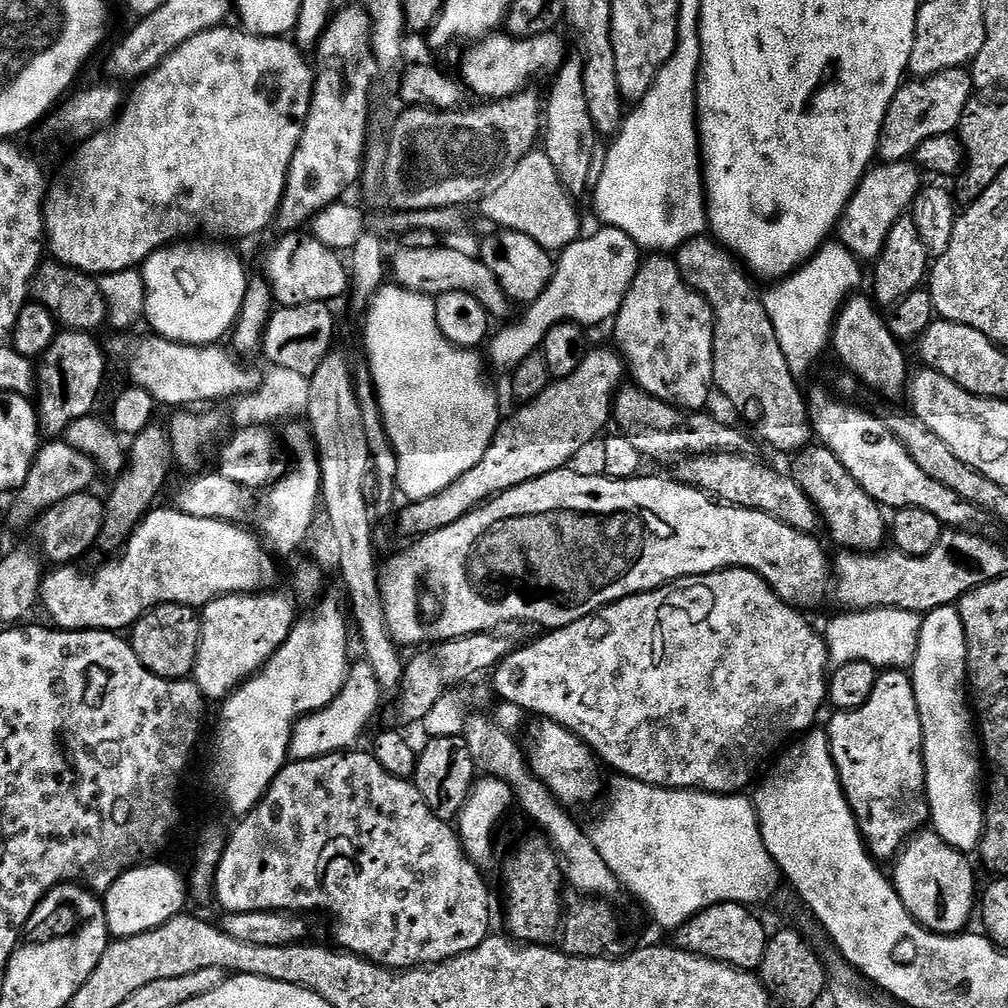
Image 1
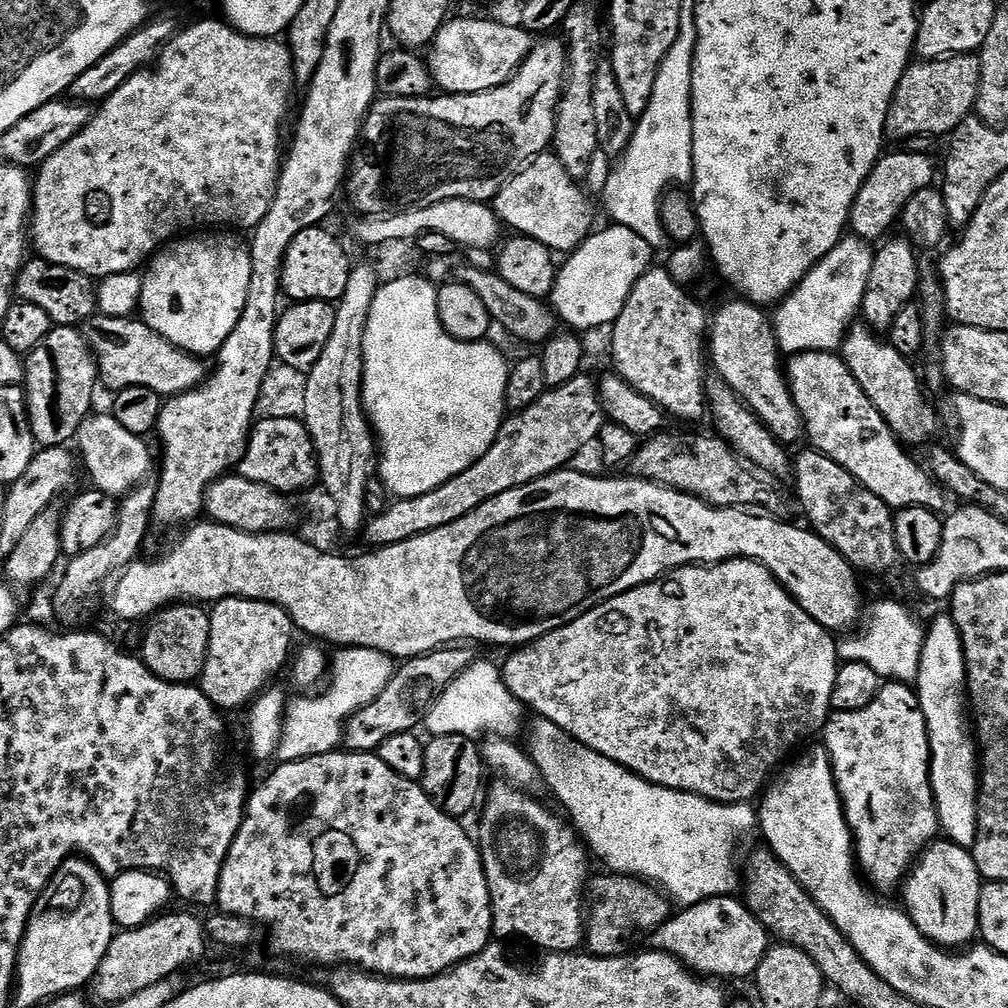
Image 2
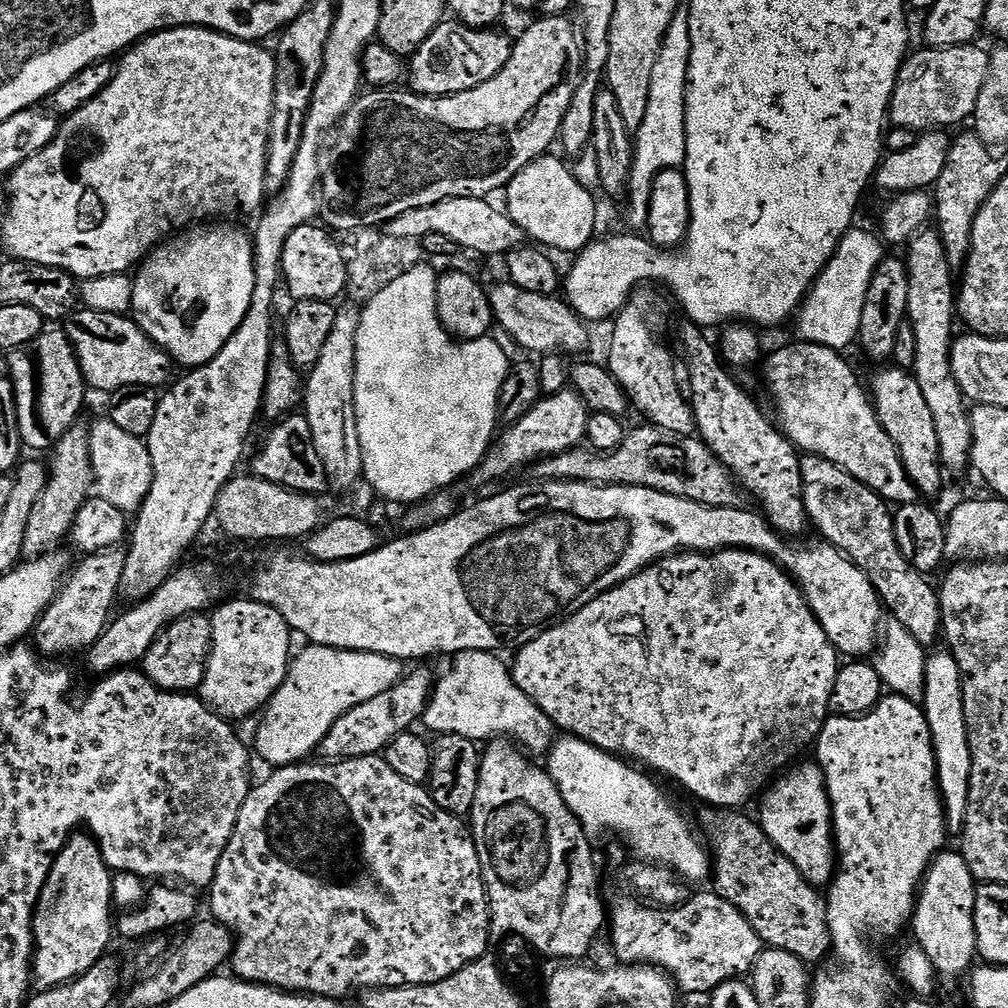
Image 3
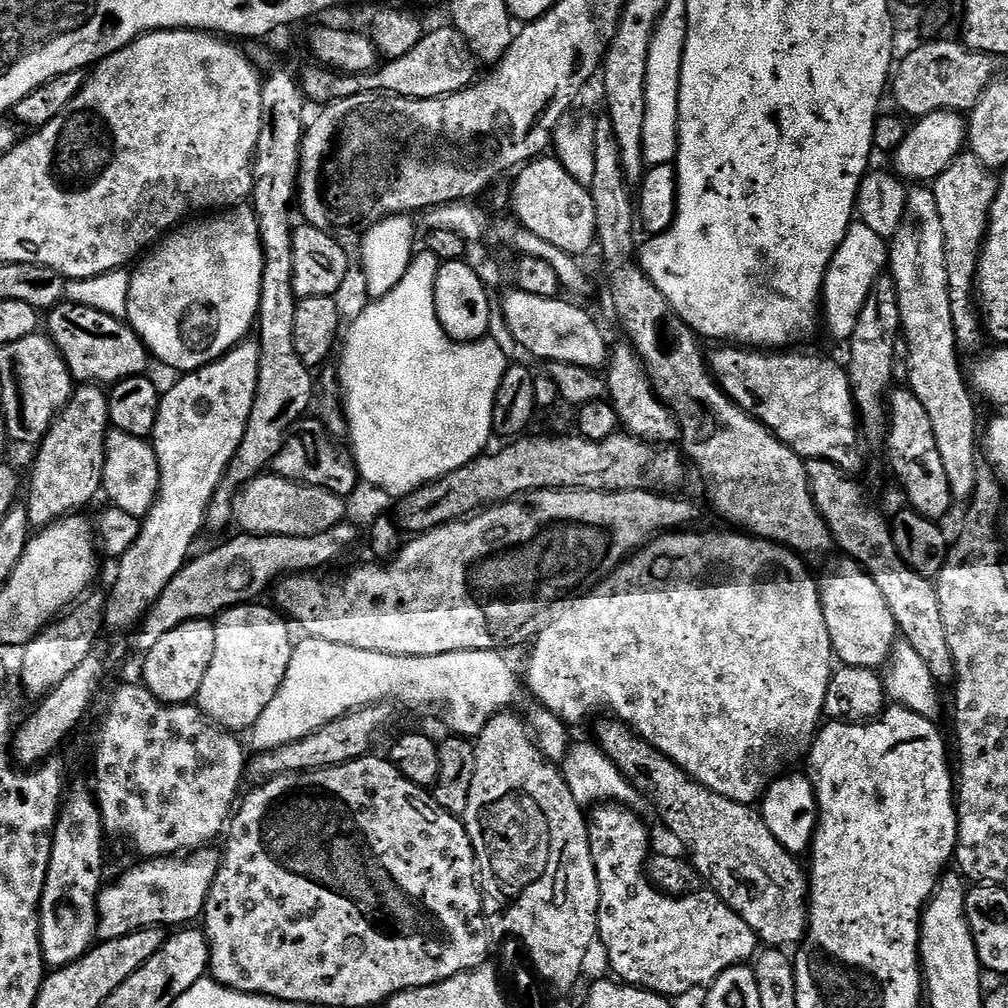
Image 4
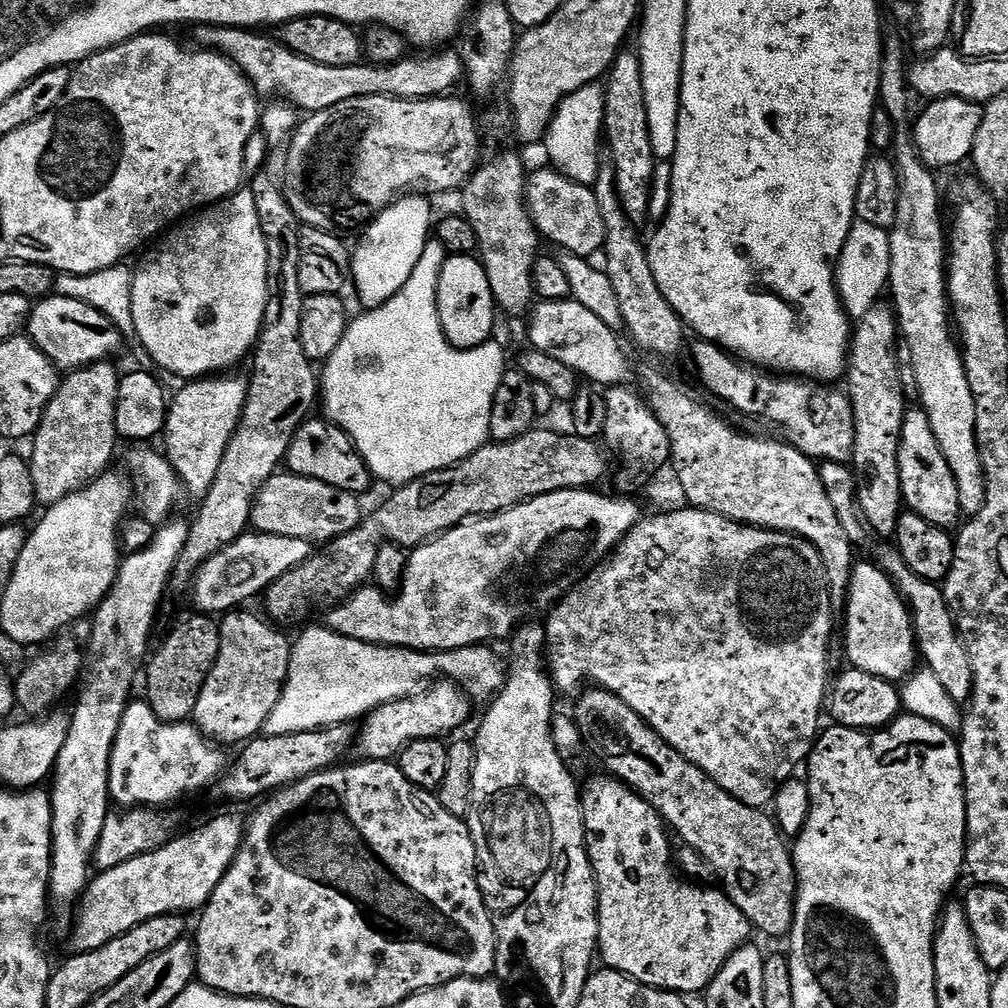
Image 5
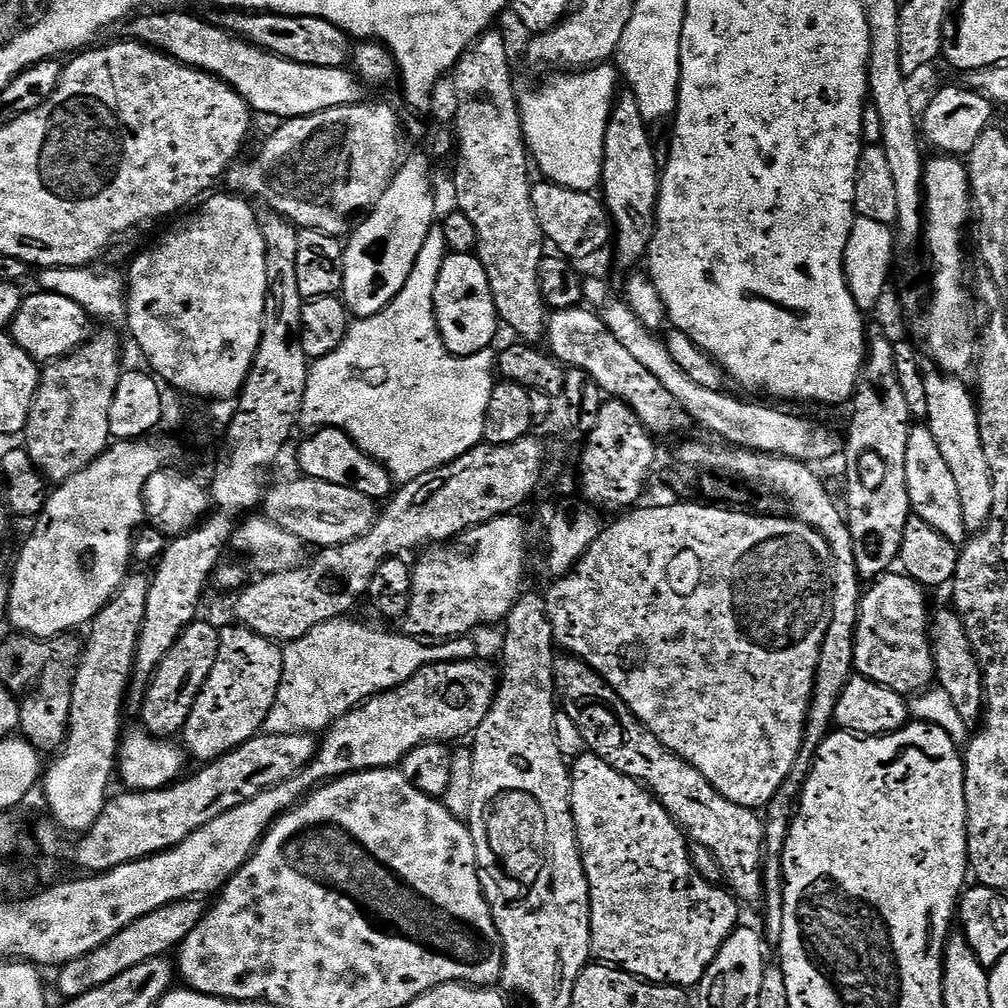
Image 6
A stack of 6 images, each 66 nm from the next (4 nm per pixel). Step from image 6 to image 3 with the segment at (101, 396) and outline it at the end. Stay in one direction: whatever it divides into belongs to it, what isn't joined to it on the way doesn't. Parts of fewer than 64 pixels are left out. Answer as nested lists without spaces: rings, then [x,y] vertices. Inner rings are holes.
[[[77,426],[51,449],[50,475],[46,482],[46,490],[42,490],[42,498],[34,502],[34,510],[30,513],[30,522],[26,522],[26,538],[24,539],[24,556],[35,558],[45,556],[50,551],[61,547],[60,539],[67,537],[72,531],[72,523],[78,518],[78,510],[94,492],[92,479],[92,462],[90,460],[90,438],[88,428]]]

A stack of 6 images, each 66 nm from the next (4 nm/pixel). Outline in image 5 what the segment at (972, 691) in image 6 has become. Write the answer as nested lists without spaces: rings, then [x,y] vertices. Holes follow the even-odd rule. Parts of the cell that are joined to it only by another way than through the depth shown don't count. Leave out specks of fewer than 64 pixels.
[[[895,546],[880,548],[874,557],[875,563],[885,572],[900,592],[900,597],[908,605],[912,614],[912,629],[916,635],[916,650],[923,667],[934,670],[946,694],[954,698],[958,705],[967,705],[972,698],[974,674],[970,670],[970,660],[959,632],[956,631],[956,619],[952,616],[950,606],[946,606],[943,587],[939,583],[918,578],[914,570],[906,566],[900,549]]]

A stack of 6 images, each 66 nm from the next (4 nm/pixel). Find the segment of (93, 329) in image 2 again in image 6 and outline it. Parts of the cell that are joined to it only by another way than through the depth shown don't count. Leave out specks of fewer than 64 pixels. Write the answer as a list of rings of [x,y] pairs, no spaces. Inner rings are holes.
[[[41,290],[34,292],[33,296],[25,295],[18,314],[12,320],[10,335],[13,342],[22,346],[22,350],[26,350],[26,354],[30,354],[37,362],[60,360],[69,356],[74,349],[88,343],[93,331],[93,321],[82,305],[63,297],[62,294]]]

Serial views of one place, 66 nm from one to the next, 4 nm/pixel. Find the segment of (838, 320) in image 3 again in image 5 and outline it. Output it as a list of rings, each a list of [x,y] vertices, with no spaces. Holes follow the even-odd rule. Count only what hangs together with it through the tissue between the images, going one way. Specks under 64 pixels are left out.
[[[856,220],[846,238],[846,246],[836,264],[836,288],[840,292],[840,303],[853,321],[867,314],[885,295],[890,274],[889,229],[870,226],[870,222]]]

